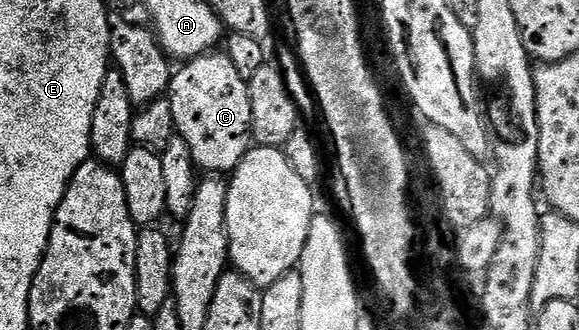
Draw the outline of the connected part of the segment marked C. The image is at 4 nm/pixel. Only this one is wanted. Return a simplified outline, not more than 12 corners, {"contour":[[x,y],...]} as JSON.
{"contour":[[220,50],[166,93],[197,169],[235,172],[254,144],[248,81]]}

